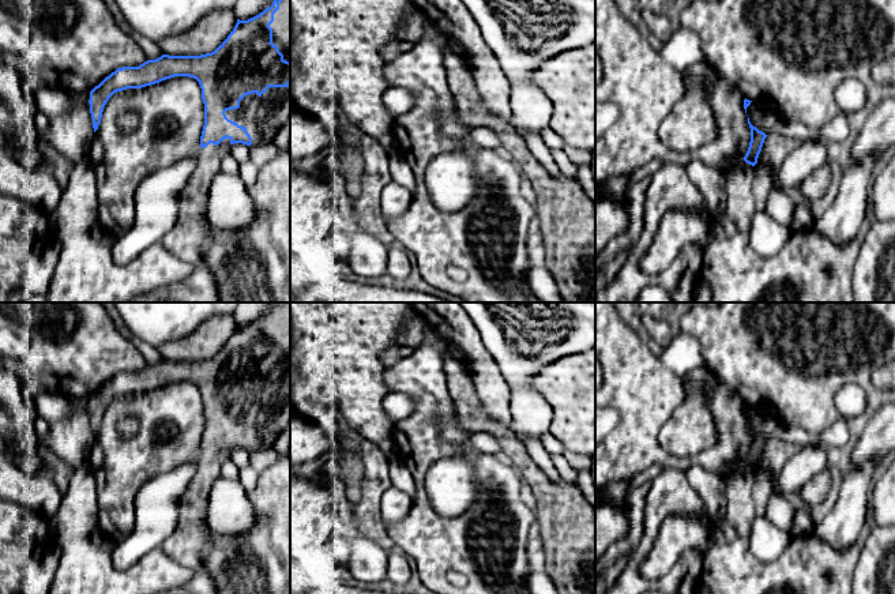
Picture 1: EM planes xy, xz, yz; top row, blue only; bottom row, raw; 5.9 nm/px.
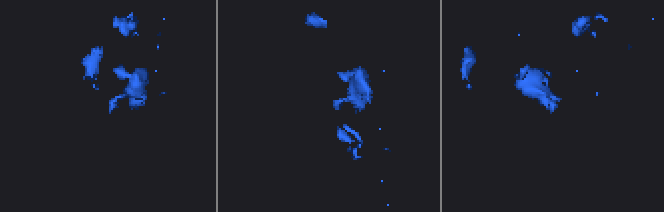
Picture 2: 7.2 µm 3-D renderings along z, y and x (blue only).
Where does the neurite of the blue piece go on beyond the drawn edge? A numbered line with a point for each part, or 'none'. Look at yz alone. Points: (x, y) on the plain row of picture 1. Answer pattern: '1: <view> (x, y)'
none

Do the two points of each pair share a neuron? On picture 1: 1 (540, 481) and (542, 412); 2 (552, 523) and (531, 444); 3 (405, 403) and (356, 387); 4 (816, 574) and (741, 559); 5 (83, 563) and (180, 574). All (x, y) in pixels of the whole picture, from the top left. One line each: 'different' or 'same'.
1: different
2: different
3: different
4: same
5: same

